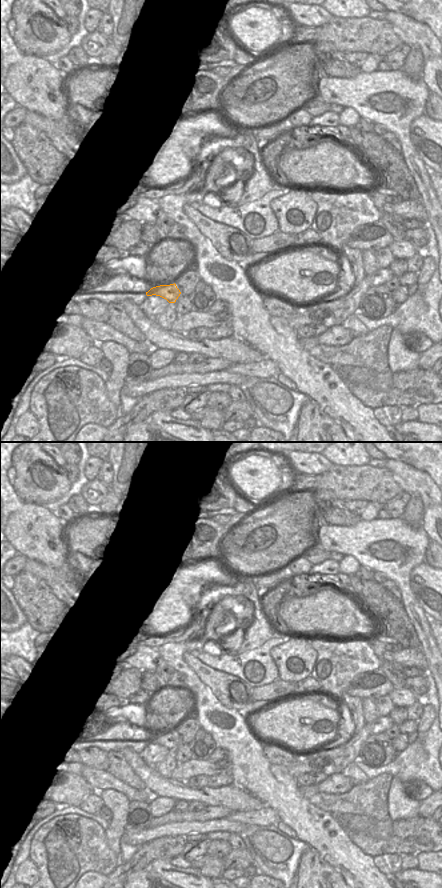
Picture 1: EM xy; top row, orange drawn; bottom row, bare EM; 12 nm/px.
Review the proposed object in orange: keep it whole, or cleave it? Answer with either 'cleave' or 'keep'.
cleave

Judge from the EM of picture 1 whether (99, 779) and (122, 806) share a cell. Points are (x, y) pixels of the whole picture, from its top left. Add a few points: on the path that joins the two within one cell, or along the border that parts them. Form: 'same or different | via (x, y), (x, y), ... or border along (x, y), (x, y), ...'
different | border along (112, 788), (104, 788), (98, 792)

